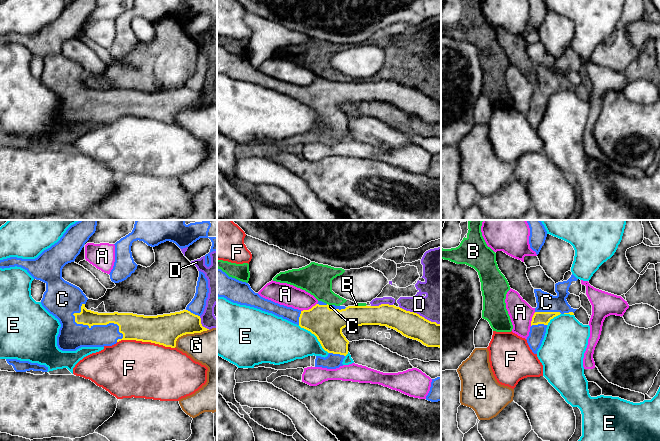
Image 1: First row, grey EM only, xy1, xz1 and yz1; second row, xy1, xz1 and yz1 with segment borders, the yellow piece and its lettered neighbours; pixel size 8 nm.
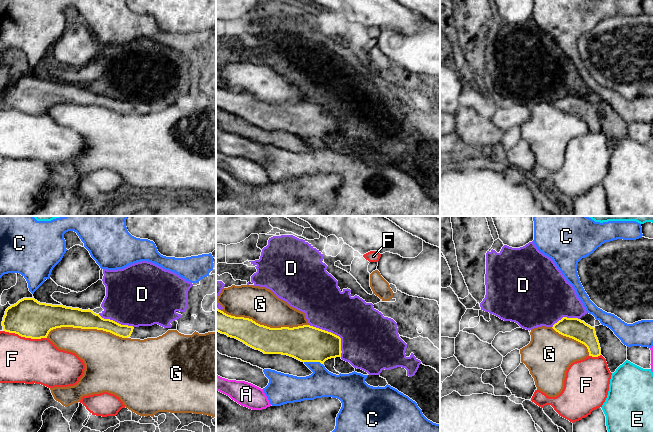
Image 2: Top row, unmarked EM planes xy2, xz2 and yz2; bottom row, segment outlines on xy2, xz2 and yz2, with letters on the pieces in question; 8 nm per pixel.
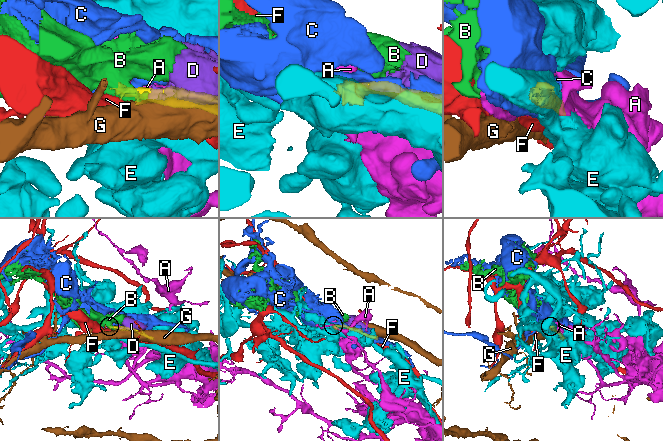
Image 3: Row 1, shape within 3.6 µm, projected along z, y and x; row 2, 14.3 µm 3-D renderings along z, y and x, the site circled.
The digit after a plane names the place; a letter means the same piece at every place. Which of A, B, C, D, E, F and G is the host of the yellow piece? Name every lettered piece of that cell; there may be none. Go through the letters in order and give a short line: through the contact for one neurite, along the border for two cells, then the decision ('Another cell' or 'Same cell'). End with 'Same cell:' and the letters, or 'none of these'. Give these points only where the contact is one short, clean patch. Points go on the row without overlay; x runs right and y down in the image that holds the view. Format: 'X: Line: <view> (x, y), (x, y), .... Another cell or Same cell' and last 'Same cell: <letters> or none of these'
A: Line: xz1 (316, 79), (310, 84), (301, 87). Another cell
B: Line: xz1 (366, 80), (355, 82). Another cell
C: Same cell
D: Another cell
E: Another cell
F: Another cell
G: Another cell
Same cell: C

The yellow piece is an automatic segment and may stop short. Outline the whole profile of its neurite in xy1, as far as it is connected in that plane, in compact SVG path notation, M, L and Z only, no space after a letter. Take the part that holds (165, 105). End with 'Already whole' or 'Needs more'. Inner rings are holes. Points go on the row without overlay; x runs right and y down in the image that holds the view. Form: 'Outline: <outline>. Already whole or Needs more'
Outline: M97 0L71 1L57 19L44 26L35 35L10 33L0 36L0 44L21 43L34 55L46 60L46 67L43 70L41 80L61 100L57 112L57 122L60 126L76 127L81 123L112 122L121 116L151 118L175 124L179 113L209 106L202 102L200 94L204 88L209 69L208 56L201 47L199 47L195 72L183 87L144 92L133 89L98 89L87 86L85 80L88 74L79 63L62 54L62 45L66 40L75 37L85 19L95 9L96 2Z. Needs more

